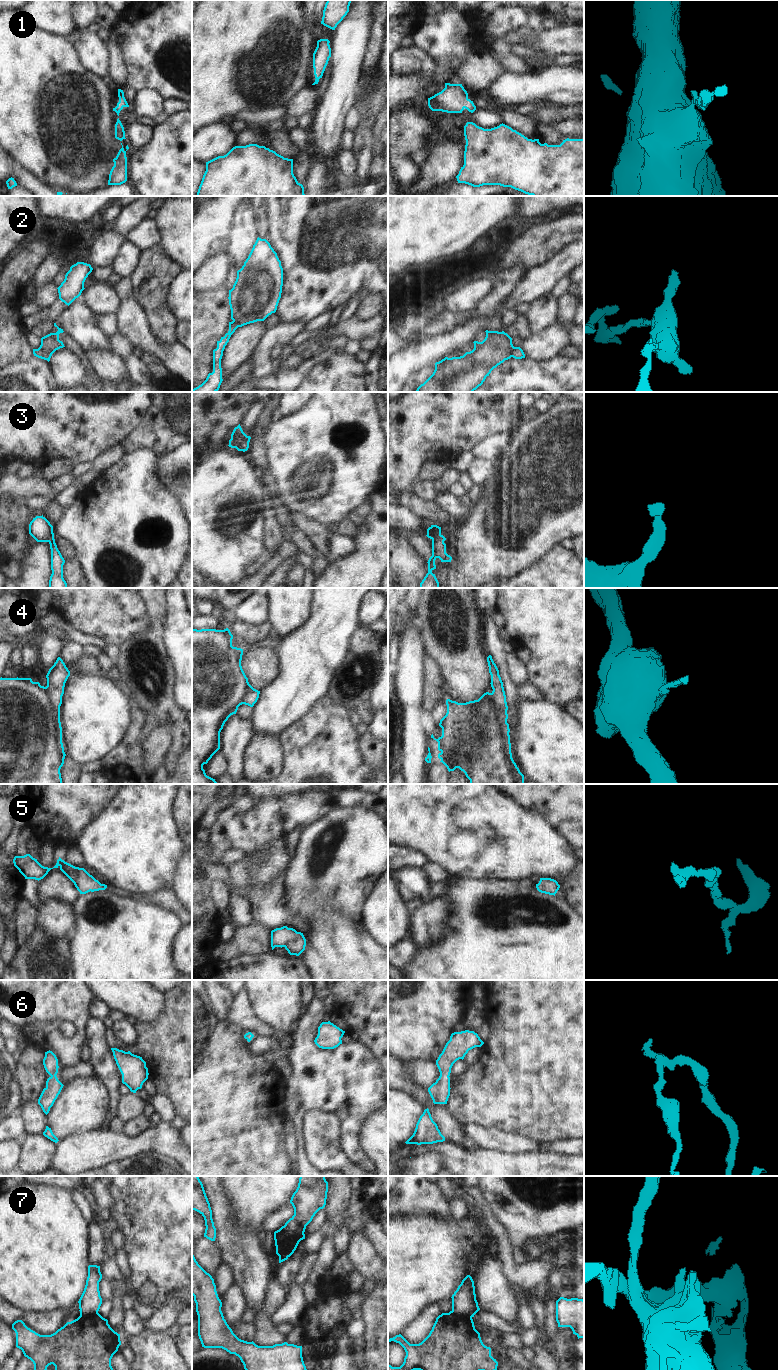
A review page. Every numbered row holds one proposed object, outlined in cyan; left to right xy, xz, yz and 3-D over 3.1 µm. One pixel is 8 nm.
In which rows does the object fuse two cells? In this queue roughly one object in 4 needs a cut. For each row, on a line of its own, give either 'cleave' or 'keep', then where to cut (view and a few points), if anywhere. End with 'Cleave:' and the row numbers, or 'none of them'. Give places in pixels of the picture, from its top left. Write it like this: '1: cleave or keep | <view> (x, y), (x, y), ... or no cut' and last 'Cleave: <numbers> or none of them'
1: keep | no cut
2: cleave | xy (38, 348), (42, 352), (43, 358)
3: keep | no cut
4: cleave | xy (45, 687), (51, 695), (51, 711), (57, 719)
5: keep | no cut
6: keep | no cut
7: cleave | yz (452, 1310), (458, 1314), (471, 1317)
Cleave: 2, 4, 7

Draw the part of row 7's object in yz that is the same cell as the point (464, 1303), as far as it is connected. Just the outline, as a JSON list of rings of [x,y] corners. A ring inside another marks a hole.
[[[467,1275],[452,1295],[452,1311],[464,1317],[474,1317],[480,1310],[476,1300],[474,1281]]]

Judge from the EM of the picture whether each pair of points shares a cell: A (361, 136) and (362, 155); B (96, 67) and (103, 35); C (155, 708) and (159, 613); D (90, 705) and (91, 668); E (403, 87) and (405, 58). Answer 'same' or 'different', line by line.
A: same
B: different
C: same
D: different
E: different

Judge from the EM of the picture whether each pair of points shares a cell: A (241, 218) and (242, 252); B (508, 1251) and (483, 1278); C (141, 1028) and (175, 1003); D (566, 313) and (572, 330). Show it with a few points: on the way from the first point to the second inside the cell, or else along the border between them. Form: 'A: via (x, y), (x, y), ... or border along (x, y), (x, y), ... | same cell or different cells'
A: via (242, 226), (242, 244) | same cell
B: border along (497, 1258), (501, 1262), (503, 1275), (508, 1282) | different cells
C: via (151, 1028), (156, 1028), (171, 1013) | same cell
D: via (566, 317), (570, 326) | same cell

